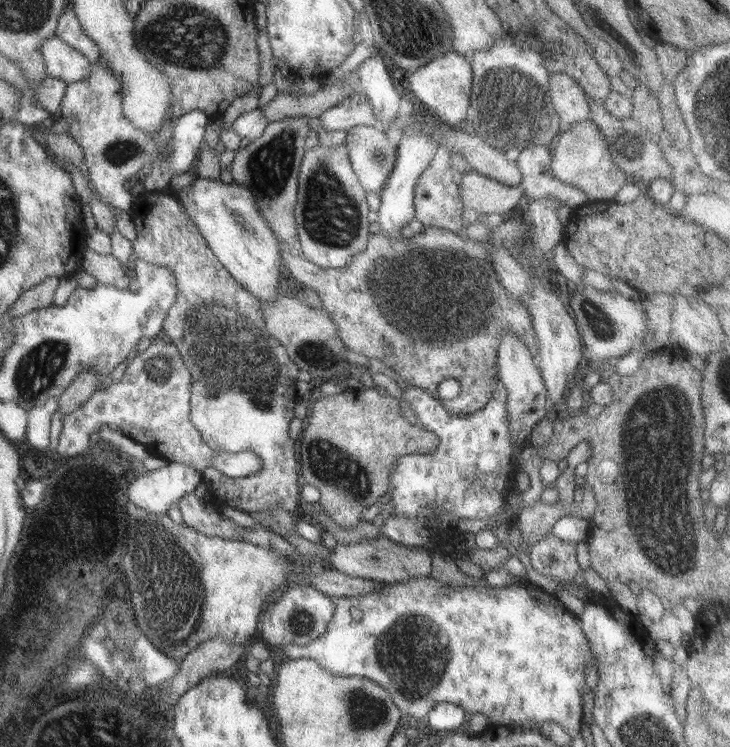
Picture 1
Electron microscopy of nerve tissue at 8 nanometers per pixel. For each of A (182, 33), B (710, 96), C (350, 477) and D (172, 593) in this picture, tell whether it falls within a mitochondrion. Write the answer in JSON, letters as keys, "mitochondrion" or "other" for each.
{"A":"mitochondrion","B":"mitochondrion","C":"mitochondrion","D":"mitochondrion"}

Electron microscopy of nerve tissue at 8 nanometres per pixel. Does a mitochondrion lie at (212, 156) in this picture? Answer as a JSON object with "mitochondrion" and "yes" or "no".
{"mitochondrion":"no"}

